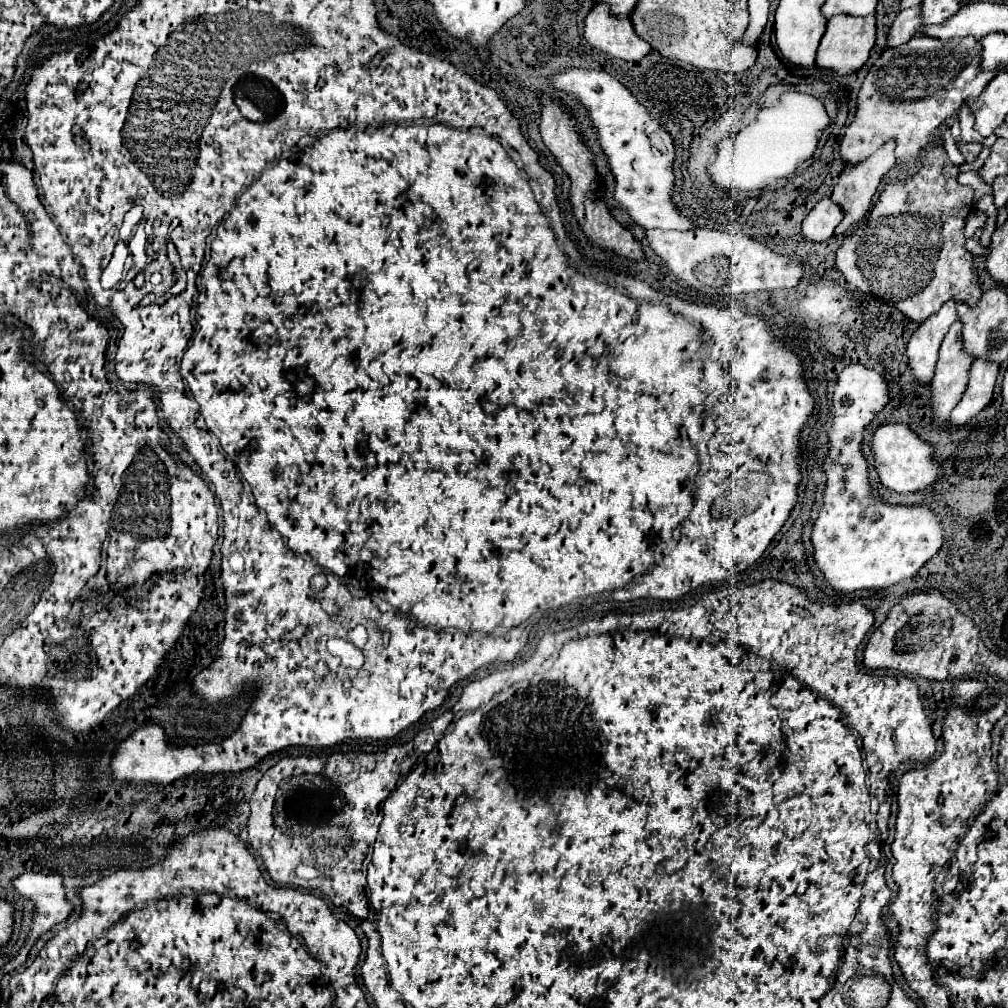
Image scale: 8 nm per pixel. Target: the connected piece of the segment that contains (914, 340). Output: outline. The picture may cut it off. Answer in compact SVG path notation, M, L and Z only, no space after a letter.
M946 301L934 317L930 317L912 333L908 347L906 347L906 355L908 355L912 375L918 379L922 387L930 383L934 375L934 365L938 359L940 343L956 319L958 319L956 303Z

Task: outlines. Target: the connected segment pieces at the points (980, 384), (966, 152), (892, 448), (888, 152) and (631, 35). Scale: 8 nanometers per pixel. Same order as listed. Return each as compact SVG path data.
M974 361L972 363L972 367L970 367L970 381L968 381L966 393L962 395L960 403L950 413L950 423L952 425L956 425L956 427L968 425L990 403L992 391L994 391L994 385L996 385L996 377L998 377L998 365L990 365L988 361Z
M960 141L957 143L957 147L962 153L967 163L972 163L975 161L982 150L982 144L980 143L967 143Z
M880 425L876 427L872 435L872 453L874 453L874 469L878 473L880 483L886 489L892 489L896 493L910 493L924 489L932 485L940 475L942 469L938 463L934 463L932 453L934 447L918 439L908 425Z
M888 141L886 145L882 145L882 149L878 149L878 153L870 155L866 161L862 161L862 163L858 163L858 165L852 165L852 167L846 167L846 169L842 171L840 181L838 181L838 185L834 187L832 197L830 197L830 199L842 209L842 213L844 213L844 219L840 221L840 225L838 225L836 231L834 231L836 237L850 235L852 229L854 229L854 225L860 223L860 221L866 217L866 213L868 213L868 209L870 209L870 203L872 203L872 199L874 199L874 195L876 195L876 191L878 191L880 181L882 181L882 177L892 169L892 165L894 165L894 141Z
M594 5L588 13L584 21L584 39L594 49L622 61L640 61L652 49L634 33L630 19L614 19L606 5Z

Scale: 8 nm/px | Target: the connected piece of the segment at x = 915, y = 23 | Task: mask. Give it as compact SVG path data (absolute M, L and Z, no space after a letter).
M918 7L912 9L904 9L896 15L888 35L886 35L886 47L896 47L906 43L908 39L914 37L914 29L920 29L924 23L918 21Z

